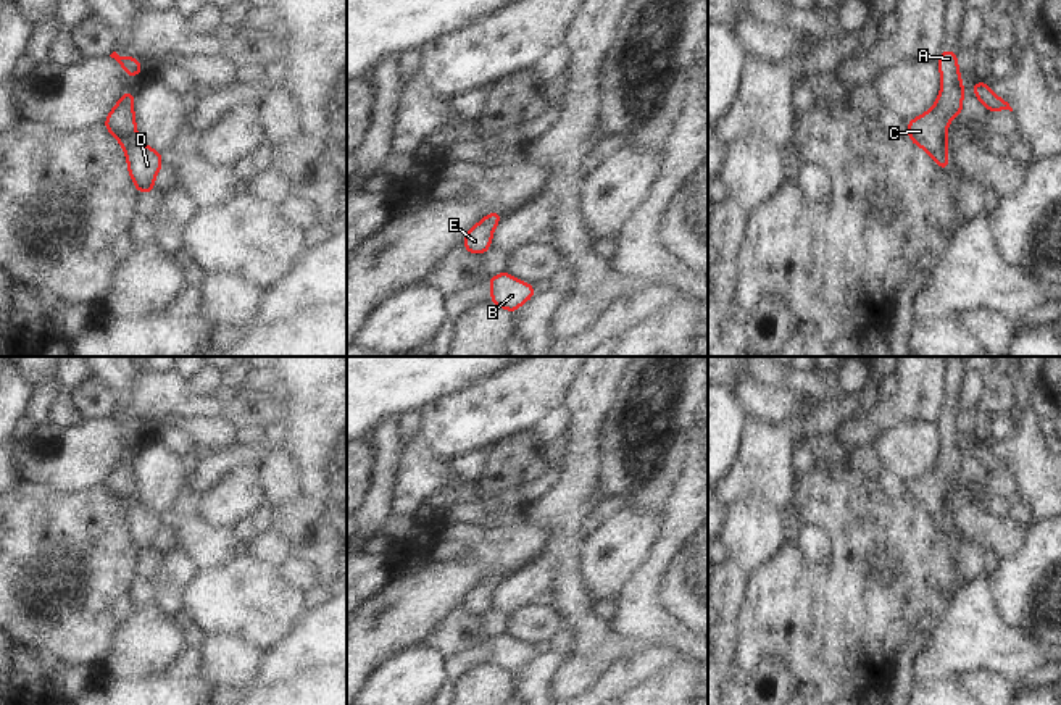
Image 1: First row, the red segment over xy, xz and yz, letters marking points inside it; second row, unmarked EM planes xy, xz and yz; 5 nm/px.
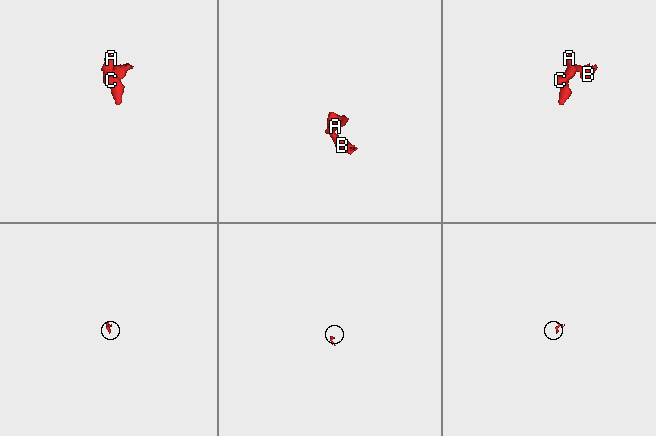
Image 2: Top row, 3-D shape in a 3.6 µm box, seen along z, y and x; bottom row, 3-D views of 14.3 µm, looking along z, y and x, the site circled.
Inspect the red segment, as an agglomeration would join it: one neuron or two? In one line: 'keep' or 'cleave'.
keep

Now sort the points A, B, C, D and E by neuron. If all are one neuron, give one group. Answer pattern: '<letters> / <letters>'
A B C D E

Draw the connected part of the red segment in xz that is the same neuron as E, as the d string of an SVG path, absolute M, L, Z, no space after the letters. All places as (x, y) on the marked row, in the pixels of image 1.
M492 211L481 223L476 223L463 237L463 247L474 255L490 250L495 226L505 215Z

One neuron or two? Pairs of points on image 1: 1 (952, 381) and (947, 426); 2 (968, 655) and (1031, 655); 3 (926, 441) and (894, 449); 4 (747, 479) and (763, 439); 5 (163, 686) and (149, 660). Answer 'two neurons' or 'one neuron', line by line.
1: one neuron
2: one neuron
3: one neuron
4: one neuron
5: two neurons

